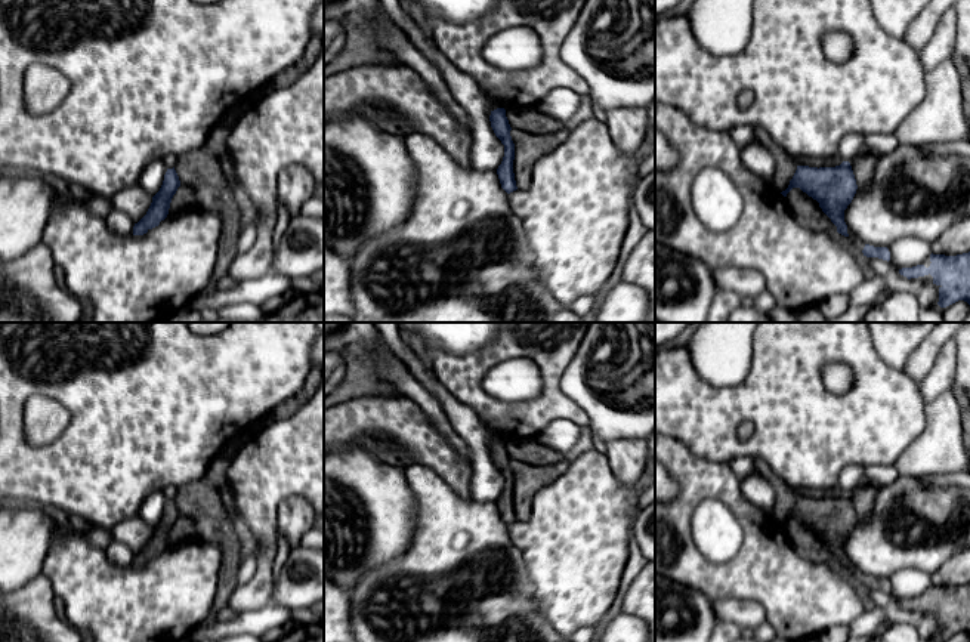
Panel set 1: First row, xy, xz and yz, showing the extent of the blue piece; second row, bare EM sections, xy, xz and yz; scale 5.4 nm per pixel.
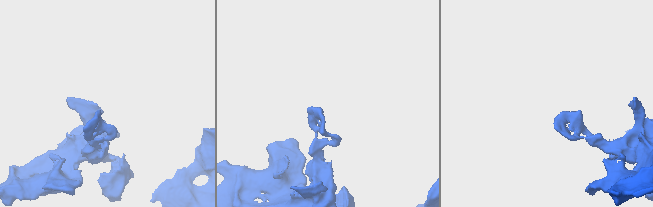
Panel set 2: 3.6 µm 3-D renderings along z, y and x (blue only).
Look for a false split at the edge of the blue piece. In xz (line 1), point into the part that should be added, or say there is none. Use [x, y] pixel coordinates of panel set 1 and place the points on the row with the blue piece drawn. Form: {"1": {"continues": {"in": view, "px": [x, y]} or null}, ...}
{"1": {"continues": null}}

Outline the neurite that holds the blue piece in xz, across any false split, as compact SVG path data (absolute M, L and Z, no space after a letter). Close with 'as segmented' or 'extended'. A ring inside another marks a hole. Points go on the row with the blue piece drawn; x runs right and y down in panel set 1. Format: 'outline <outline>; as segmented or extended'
outline M497 108L491 111L489 115L491 127L495 133L495 136L501 141L504 145L504 157L501 164L497 169L497 175L501 183L501 188L510 194L518 189L515 173L513 173L513 160L515 160L515 143L510 136L510 124L506 117L504 108Z; as segmented

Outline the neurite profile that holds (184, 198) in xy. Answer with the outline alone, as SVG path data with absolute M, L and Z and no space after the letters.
M180 185L172 198L167 219L182 214L197 206L198 203L194 191L186 185Z

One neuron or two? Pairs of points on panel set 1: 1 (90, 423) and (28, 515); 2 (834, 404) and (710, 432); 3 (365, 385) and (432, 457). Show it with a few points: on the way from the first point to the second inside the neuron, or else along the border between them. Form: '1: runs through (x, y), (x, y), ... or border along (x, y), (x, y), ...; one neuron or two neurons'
1: border along (15, 503), (36, 506); two neurons
2: runs through (803, 404), (741, 404); one neuron
3: border along (404, 397), (357, 397), (340, 403); two neurons

